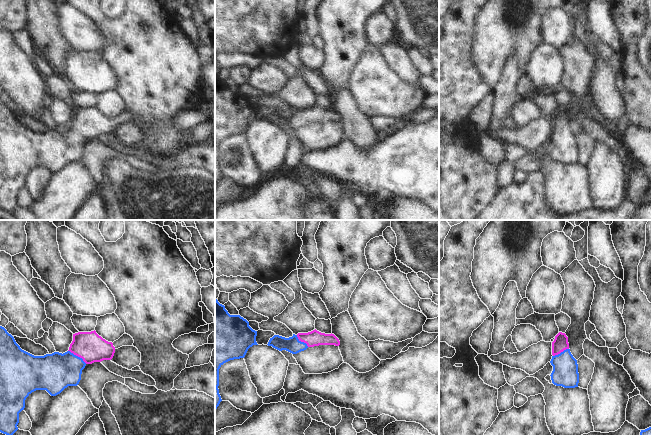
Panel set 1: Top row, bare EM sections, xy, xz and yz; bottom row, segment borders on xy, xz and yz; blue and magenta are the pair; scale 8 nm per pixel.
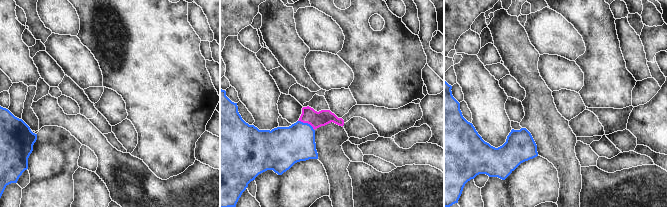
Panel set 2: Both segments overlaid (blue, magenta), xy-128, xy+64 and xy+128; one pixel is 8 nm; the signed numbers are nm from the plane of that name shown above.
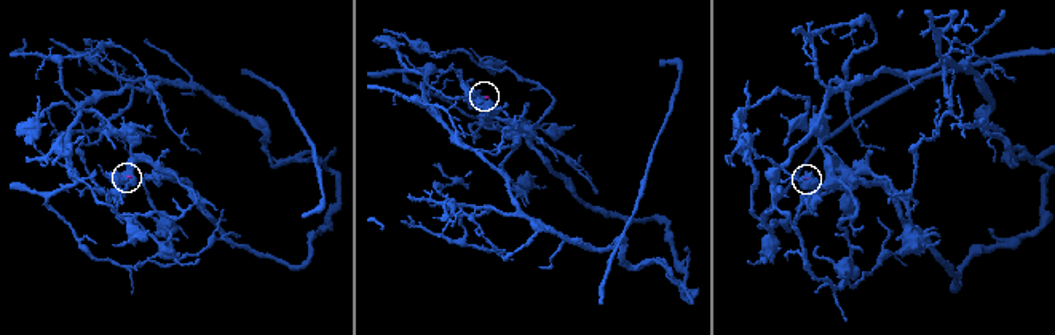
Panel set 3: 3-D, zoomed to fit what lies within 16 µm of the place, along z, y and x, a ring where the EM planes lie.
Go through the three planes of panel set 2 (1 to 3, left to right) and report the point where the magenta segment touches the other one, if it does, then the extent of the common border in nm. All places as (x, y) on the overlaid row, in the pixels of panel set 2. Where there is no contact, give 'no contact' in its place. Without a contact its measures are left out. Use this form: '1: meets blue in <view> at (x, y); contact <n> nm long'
1: no contact
2: meets blue in xy+64 at (307, 123); contact 160 nm long
3: no contact

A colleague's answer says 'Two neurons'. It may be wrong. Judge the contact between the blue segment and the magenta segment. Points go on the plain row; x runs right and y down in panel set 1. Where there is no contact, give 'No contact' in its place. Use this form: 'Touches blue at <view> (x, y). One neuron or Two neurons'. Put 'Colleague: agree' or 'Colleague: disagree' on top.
Colleague: disagree
Touches blue at xy (77, 132). One neuron.

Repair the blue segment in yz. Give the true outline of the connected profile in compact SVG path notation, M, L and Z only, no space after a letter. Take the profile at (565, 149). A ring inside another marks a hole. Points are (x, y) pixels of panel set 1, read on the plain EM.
M559 108L552 118L553 142L551 149L552 159L564 164L578 163L579 149L577 136L573 133L569 125L568 113L565 109Z

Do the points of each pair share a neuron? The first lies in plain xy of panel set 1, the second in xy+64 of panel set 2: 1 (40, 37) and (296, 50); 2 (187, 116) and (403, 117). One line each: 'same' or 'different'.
1: same
2: same

